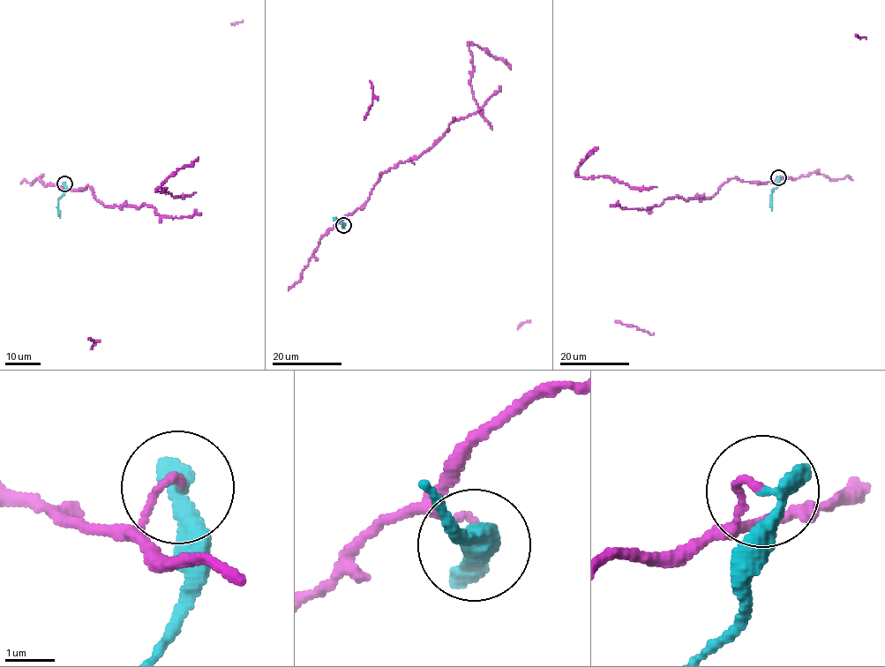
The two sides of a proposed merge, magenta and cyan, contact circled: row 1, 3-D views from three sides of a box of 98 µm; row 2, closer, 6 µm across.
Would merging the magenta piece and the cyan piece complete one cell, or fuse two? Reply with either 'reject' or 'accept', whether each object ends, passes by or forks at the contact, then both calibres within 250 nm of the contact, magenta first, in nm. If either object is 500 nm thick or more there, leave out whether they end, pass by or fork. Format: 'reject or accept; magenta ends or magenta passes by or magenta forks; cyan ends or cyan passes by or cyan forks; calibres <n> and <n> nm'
reject; magenta ends; cyan ends; calibres 130 and 360 nm

